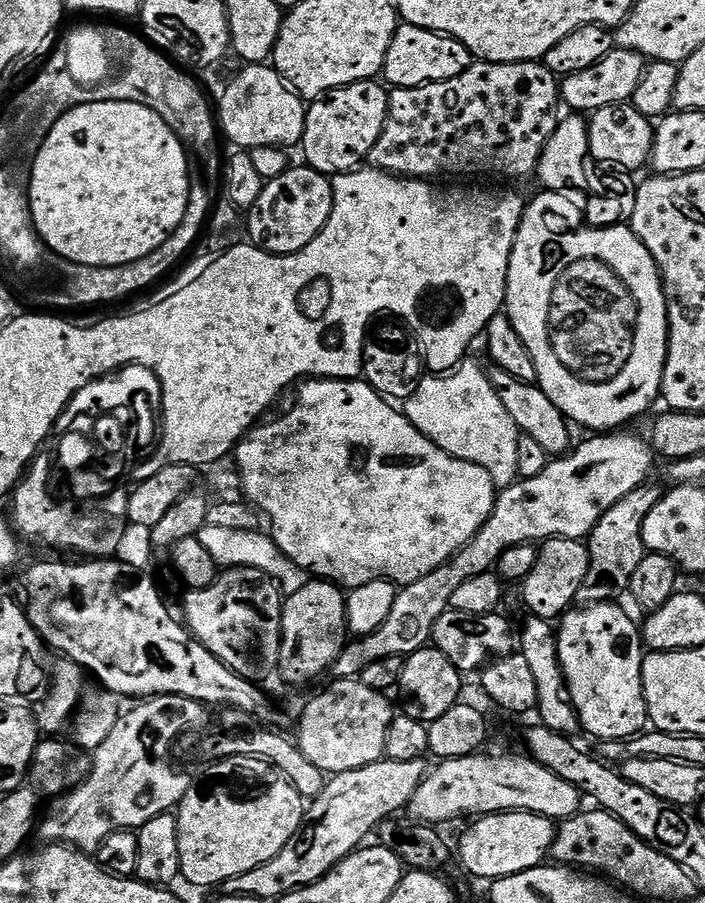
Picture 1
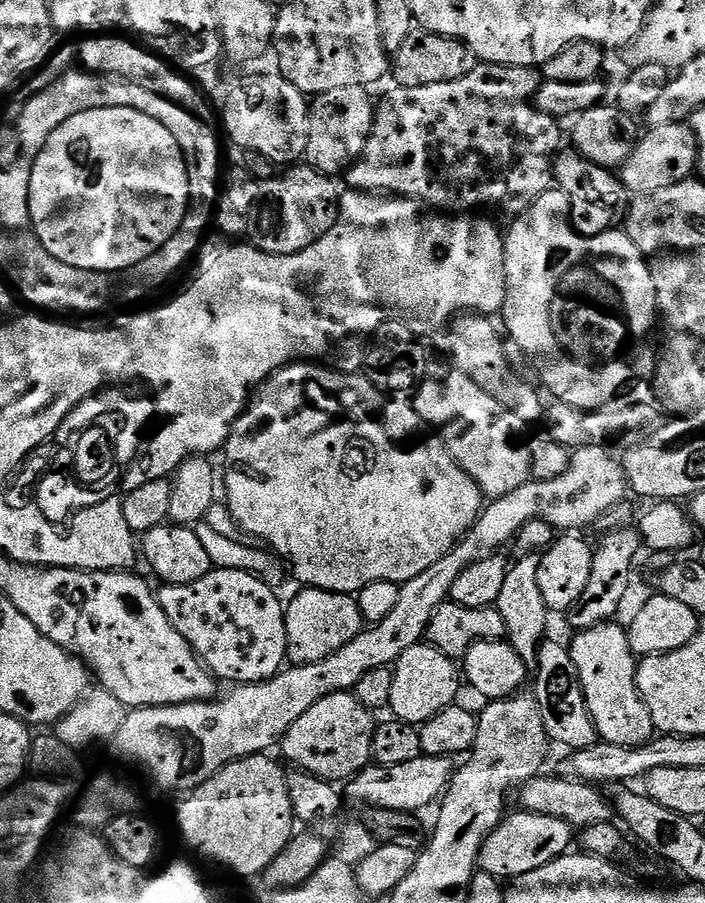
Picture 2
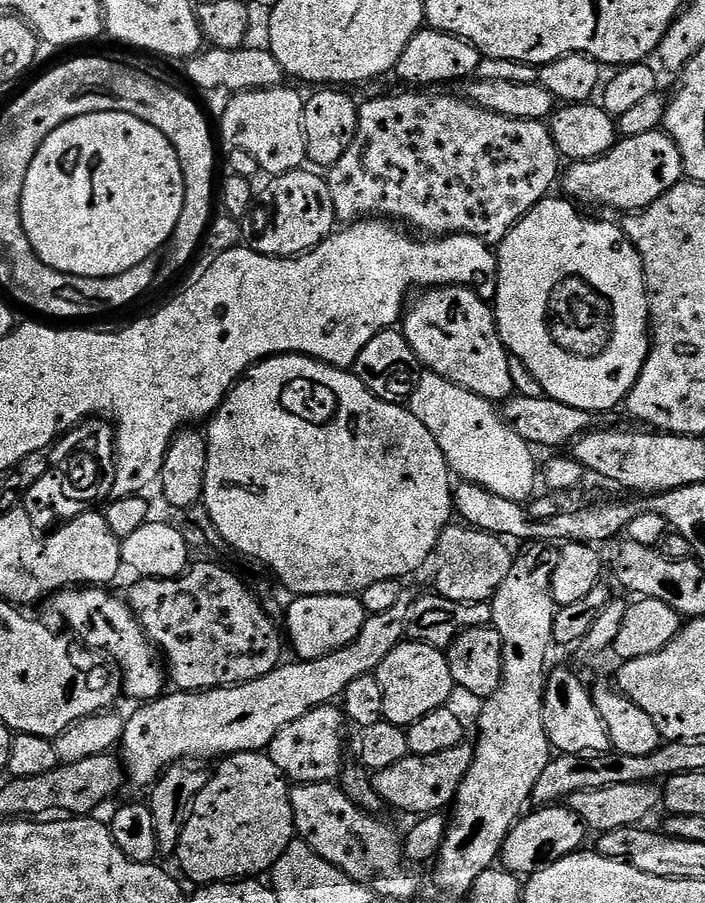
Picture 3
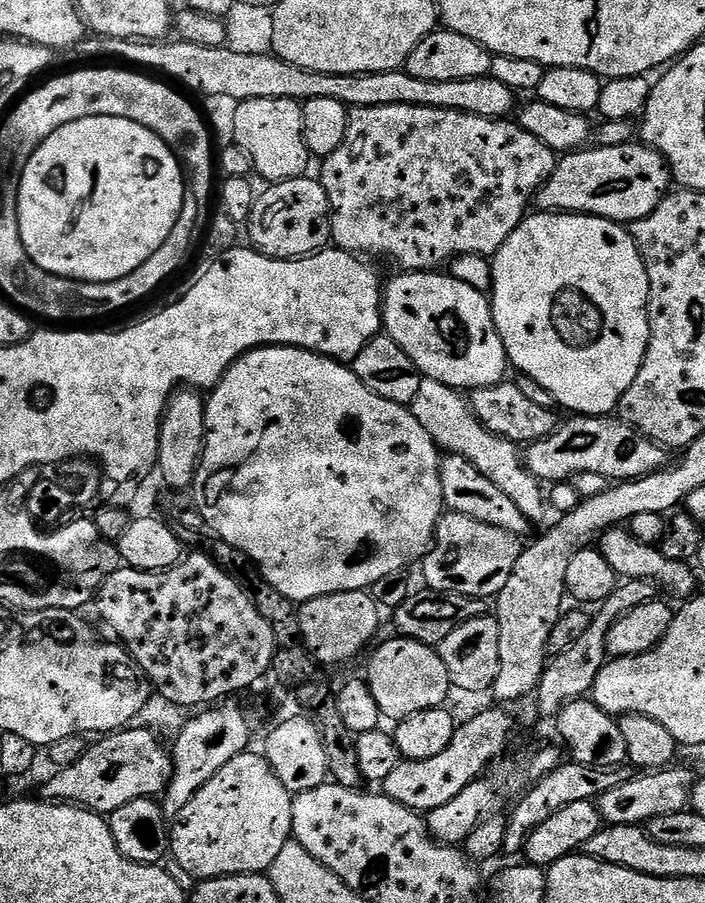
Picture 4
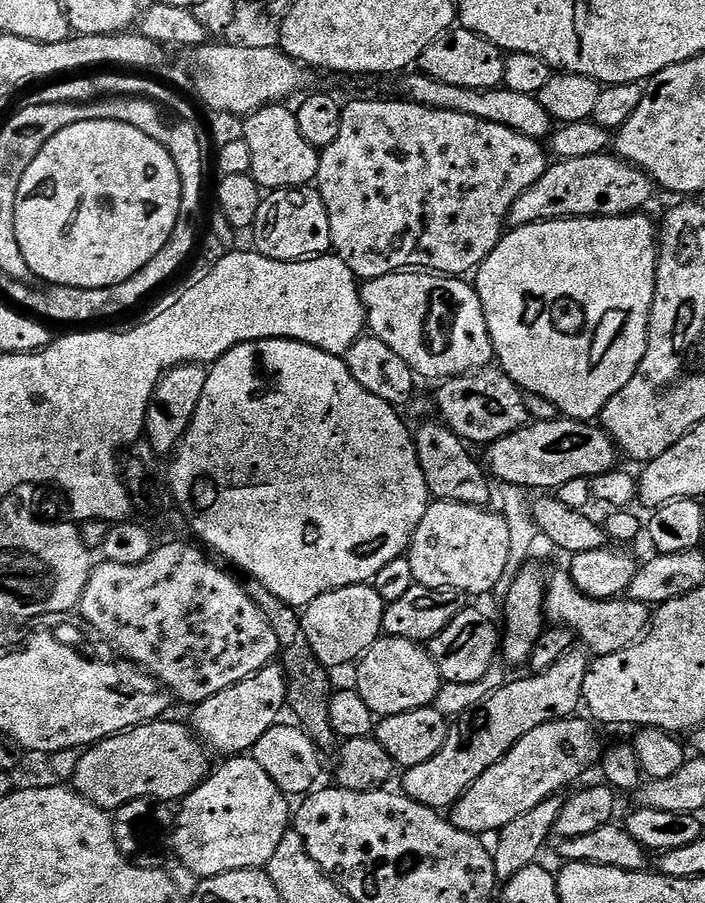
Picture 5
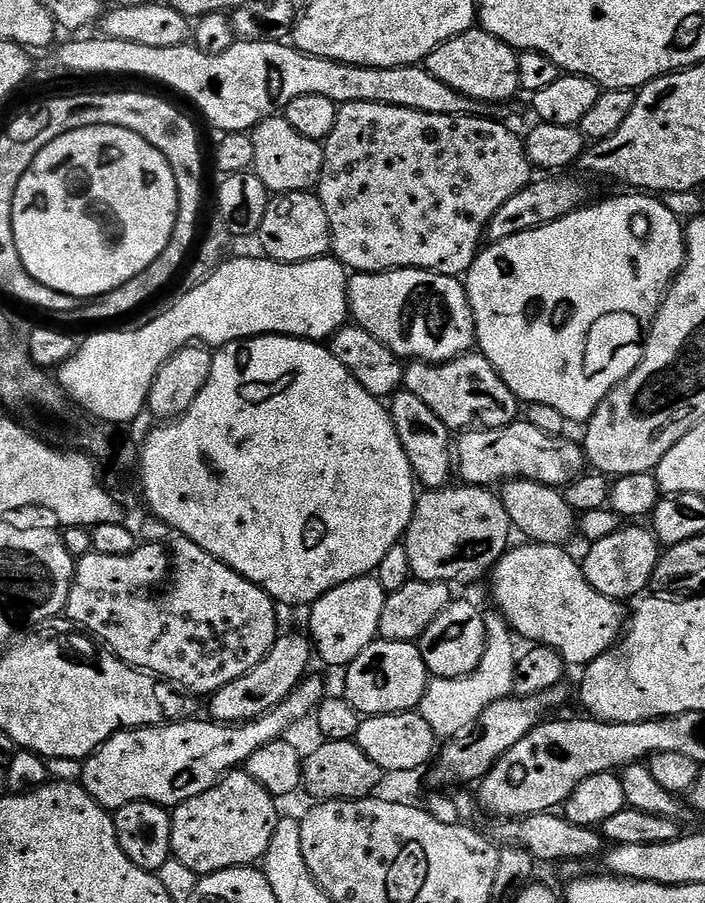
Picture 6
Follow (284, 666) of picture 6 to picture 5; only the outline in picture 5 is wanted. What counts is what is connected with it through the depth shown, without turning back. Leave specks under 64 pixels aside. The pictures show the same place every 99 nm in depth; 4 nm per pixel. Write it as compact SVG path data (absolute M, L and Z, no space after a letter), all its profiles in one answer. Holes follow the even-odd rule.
M279 663L267 664L261 672L250 678L214 694L214 698L206 698L201 704L191 709L190 727L201 744L213 753L248 754L252 747L280 719L280 711L285 711L288 703L288 677Z

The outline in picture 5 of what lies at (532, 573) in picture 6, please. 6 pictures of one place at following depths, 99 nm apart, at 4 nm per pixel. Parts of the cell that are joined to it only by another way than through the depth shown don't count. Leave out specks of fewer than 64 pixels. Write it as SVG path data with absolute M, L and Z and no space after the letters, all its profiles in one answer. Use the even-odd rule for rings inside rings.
M567 571L554 573L547 581L544 610L549 621L571 628L579 643L581 640L593 657L614 654L630 647L648 631L650 623L650 608L645 601L627 598L590 600L571 584Z

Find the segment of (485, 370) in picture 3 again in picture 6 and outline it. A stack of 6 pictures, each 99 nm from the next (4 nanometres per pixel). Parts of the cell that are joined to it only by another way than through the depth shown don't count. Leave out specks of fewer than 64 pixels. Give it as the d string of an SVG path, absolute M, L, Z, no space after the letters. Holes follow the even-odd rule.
M417 268L357 272L348 282L348 311L355 323L404 362L445 364L477 347L468 292L454 276Z

